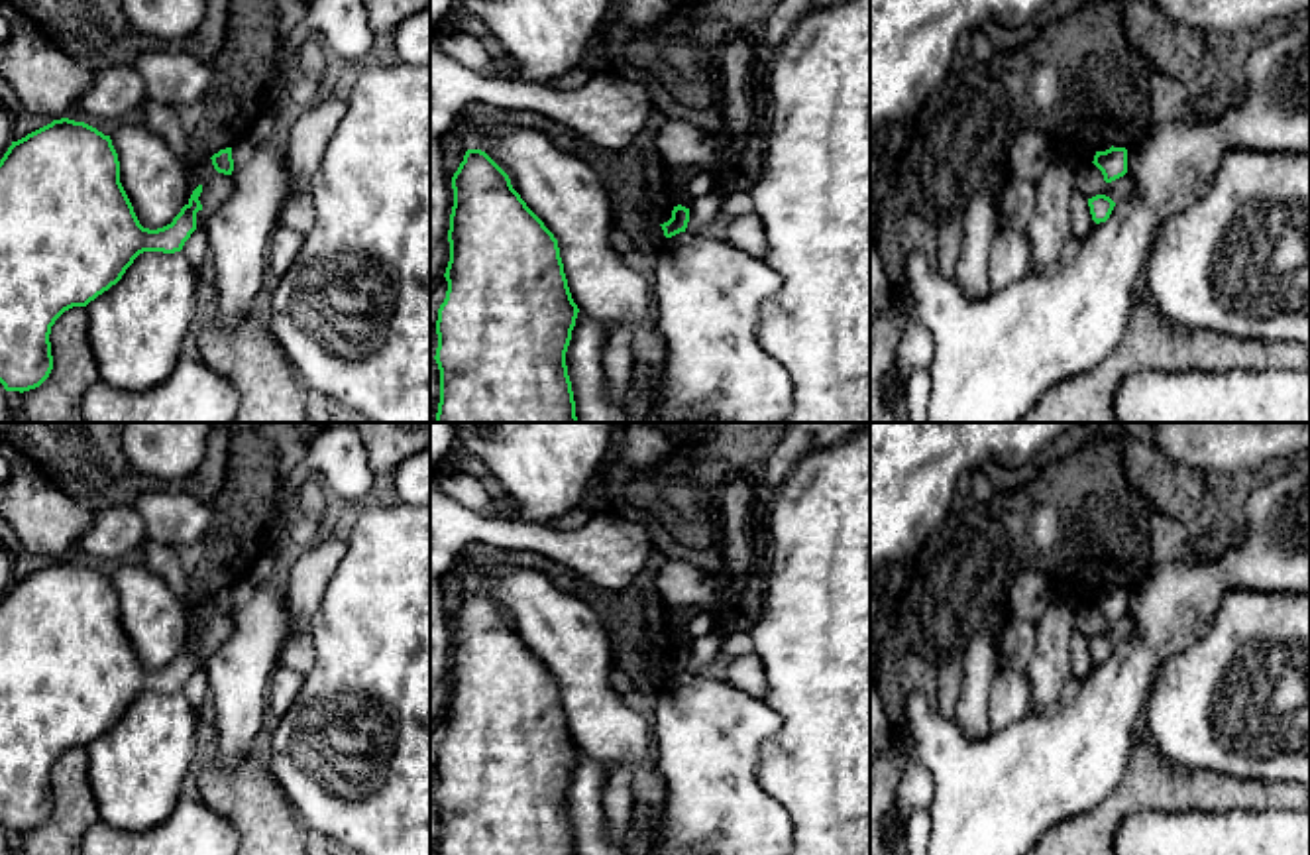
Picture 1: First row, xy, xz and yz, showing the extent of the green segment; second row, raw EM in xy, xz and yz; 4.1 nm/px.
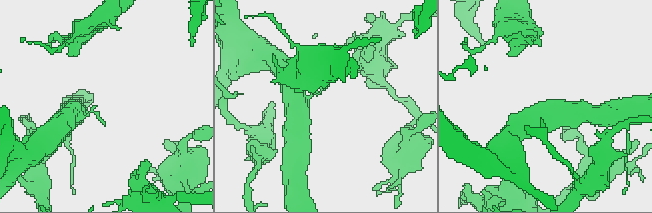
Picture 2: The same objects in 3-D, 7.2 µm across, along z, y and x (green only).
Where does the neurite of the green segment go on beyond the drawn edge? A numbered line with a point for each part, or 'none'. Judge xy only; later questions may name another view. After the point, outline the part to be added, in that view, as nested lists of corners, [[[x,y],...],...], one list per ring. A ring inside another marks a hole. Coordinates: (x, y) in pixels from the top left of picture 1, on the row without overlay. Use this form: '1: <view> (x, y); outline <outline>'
none

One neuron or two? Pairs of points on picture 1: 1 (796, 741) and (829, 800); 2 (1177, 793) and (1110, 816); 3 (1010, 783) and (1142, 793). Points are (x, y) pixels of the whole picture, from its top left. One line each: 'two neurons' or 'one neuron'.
1: one neuron
2: one neuron
3: two neurons

